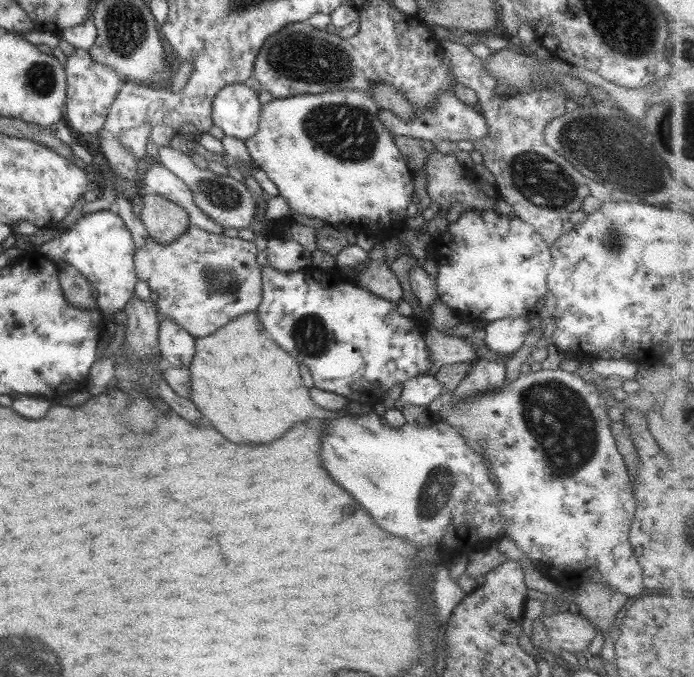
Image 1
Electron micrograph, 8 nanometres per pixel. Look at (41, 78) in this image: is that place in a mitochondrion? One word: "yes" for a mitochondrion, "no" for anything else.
yes

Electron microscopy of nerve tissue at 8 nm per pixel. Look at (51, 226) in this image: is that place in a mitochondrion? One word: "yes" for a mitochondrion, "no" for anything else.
no

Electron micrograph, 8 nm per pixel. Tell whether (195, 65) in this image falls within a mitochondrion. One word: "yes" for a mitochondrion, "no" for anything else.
no

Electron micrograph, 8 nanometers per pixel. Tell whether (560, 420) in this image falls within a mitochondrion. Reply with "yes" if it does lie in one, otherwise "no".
yes

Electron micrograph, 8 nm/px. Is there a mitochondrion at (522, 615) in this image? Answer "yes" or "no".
no

